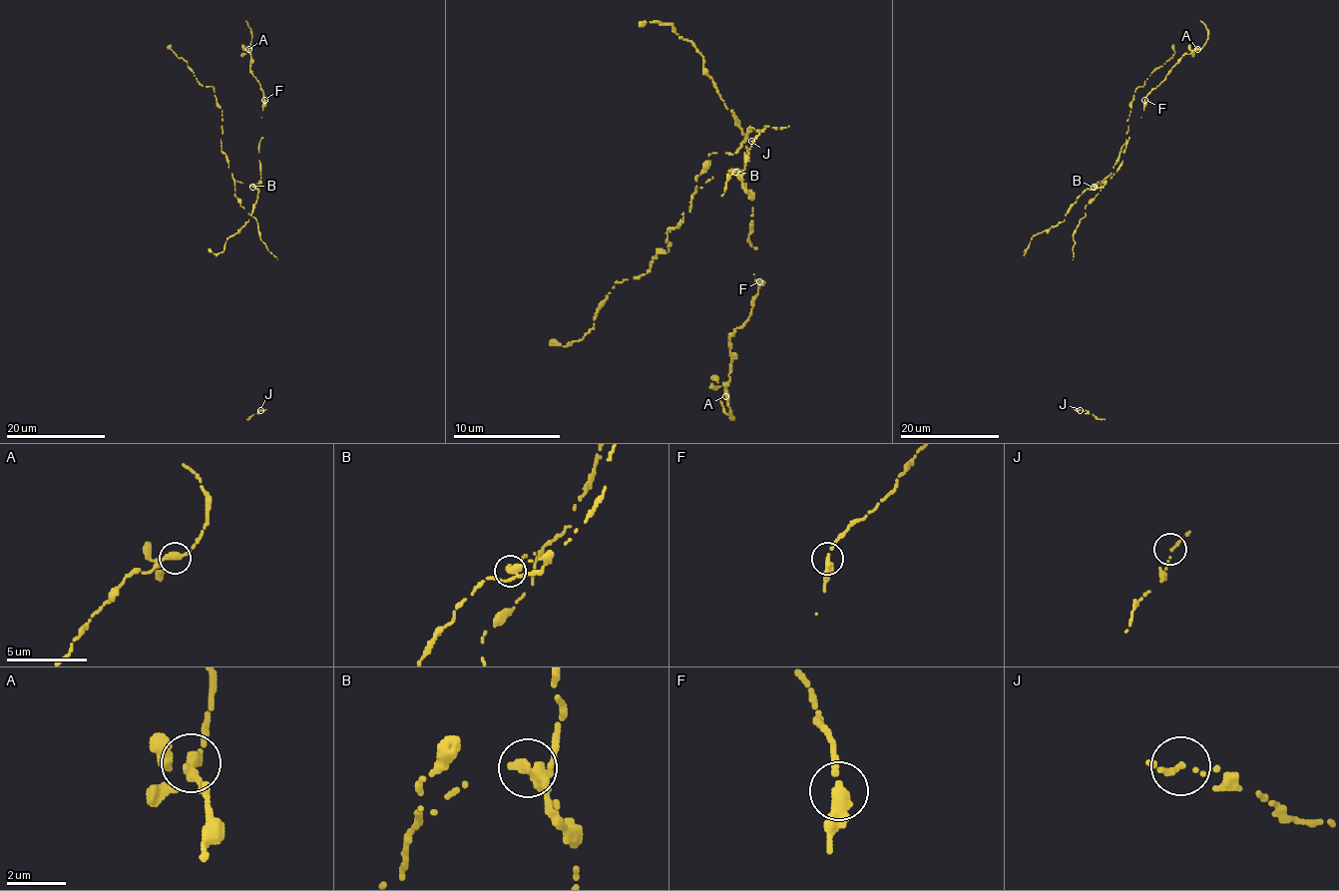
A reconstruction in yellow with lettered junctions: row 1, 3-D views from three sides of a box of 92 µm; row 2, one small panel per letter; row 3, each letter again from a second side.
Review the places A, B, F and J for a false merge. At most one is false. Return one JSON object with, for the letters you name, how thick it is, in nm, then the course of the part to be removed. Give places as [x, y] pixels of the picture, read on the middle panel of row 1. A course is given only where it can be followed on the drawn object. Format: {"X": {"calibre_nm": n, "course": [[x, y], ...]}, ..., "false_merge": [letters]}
{"false_merge": []}

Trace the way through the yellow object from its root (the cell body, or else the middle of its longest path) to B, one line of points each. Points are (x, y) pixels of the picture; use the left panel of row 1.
B: (238, 199), (234, 196), (234, 182), (253, 187)

